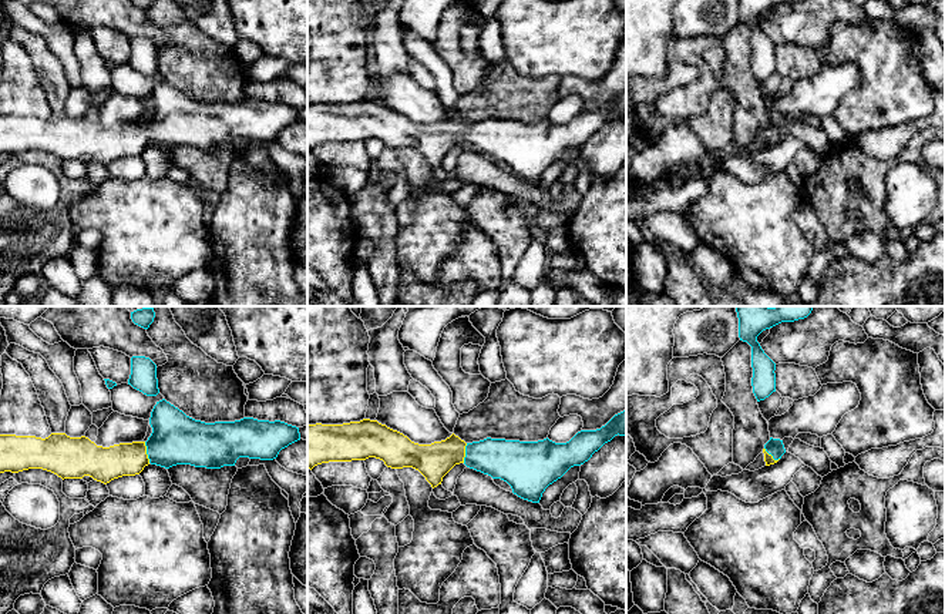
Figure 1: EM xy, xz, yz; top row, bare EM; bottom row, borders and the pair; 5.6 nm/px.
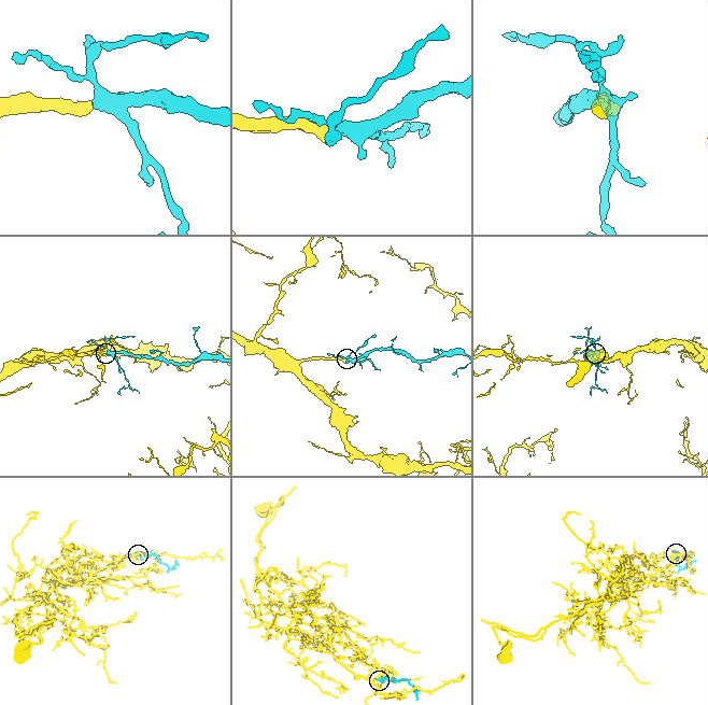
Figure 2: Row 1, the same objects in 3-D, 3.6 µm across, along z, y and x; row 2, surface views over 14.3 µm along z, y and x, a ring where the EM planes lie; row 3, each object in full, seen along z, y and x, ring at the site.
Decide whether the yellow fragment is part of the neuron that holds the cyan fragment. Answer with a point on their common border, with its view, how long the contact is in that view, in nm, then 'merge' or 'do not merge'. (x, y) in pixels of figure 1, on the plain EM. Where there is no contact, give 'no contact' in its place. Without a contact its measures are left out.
xy (147, 133) | 120 nm | merge

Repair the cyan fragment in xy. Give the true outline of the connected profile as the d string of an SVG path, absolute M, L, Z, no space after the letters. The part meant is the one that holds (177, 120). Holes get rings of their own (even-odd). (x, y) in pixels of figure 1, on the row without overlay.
M165 80L154 87L149 105L152 114L147 123L120 124L110 128L97 127L85 117L70 118L65 114L51 114L46 120L0 115L0 154L43 150L63 161L90 157L107 165L122 157L139 155L149 144L165 150L176 145L221 150L235 147L239 138L273 141L282 130L300 121L299 108L280 101L243 98L235 103L205 104L186 97Z

